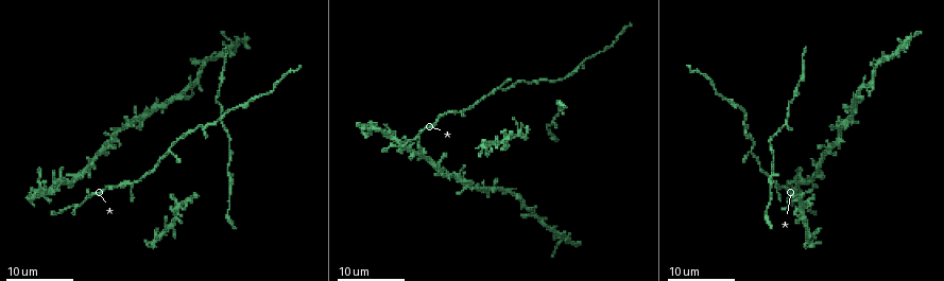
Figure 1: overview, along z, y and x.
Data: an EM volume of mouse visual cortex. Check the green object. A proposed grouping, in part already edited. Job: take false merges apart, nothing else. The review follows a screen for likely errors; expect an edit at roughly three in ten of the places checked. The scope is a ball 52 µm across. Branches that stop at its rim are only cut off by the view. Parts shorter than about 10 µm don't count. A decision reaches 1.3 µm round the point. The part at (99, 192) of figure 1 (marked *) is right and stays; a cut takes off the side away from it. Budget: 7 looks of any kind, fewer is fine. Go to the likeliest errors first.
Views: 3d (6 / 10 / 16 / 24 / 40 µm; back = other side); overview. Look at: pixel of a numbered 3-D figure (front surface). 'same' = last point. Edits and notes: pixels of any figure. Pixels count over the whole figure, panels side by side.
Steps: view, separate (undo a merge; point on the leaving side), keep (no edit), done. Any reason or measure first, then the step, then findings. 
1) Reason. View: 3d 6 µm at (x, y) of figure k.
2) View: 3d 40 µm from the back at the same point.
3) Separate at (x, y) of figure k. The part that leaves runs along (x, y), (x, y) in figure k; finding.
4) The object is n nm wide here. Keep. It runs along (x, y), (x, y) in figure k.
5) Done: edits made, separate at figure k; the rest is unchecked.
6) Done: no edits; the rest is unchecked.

A fork. View: 3d 24 µm at (205, 131) of figure 1.

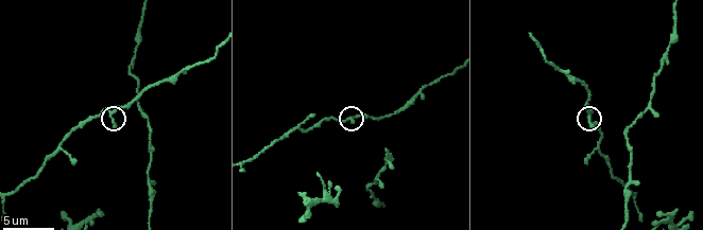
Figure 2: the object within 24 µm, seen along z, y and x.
View: 3d 10 µm at (109, 115) of figure 2.

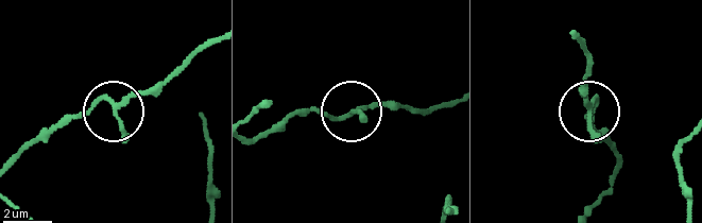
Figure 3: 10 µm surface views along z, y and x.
Keep. It runs along (14, 163), (100, 103), (118, 112), (176, 67) in figure 3; all the same cell.

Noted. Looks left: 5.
Three arms meet. View: 3d 10 µm at (635, 197) of figure 2.

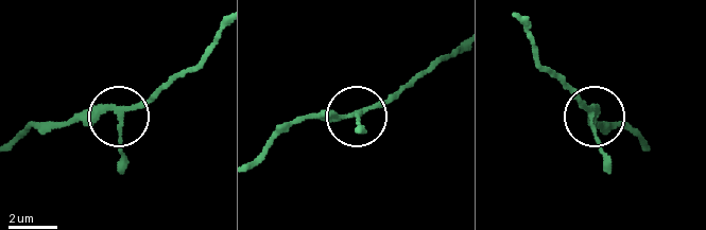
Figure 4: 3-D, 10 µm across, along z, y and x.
The object is 170 nm wide here. Keep. Continuous, no second cell.

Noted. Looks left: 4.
View: 3d 16 µm at (178, 99) of figure 1.

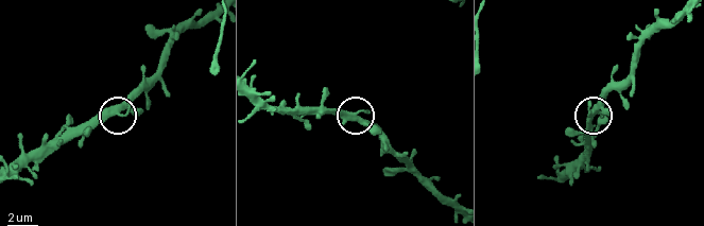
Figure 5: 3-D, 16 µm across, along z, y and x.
View: 3d 10 µm at (114, 115) of figure 5.

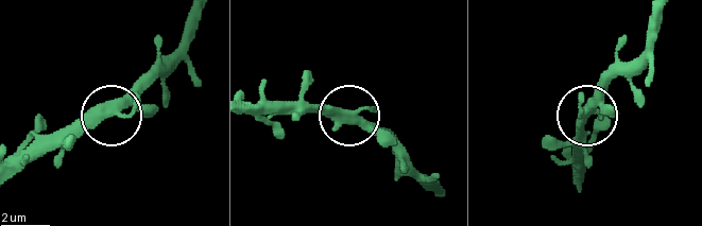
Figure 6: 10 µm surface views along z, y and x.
3 arms meet here. Keep. It runs along (13, 173), (117, 111), (164, 65) in figure 6; one cell here.

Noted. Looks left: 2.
Two arms in line, one across. View: 3d 10 µm at (149, 180) of figure 2.

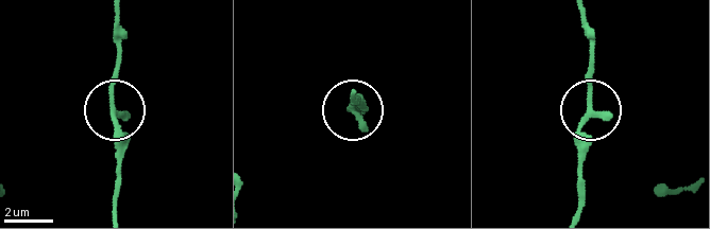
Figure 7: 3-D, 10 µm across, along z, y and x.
View: 3d 10 µm from the back at (113, 109) of figure 7.

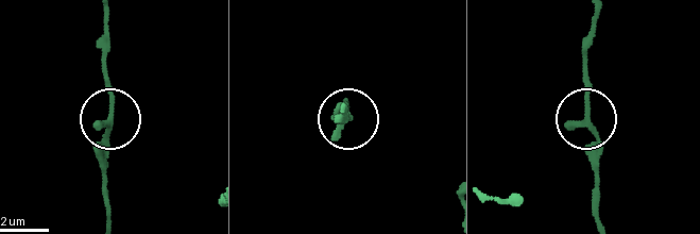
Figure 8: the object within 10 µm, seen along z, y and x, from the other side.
Keep. Continuous, no second cell.

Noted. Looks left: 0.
Done: no edits; the rest is unchecked.

